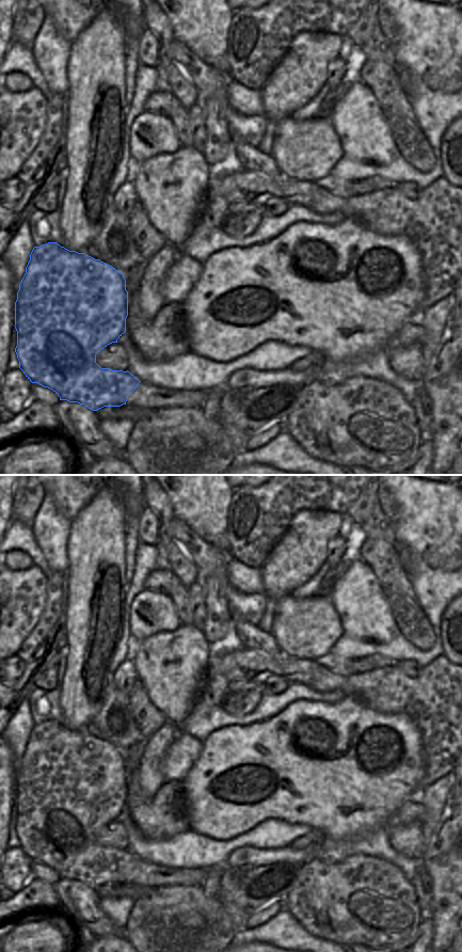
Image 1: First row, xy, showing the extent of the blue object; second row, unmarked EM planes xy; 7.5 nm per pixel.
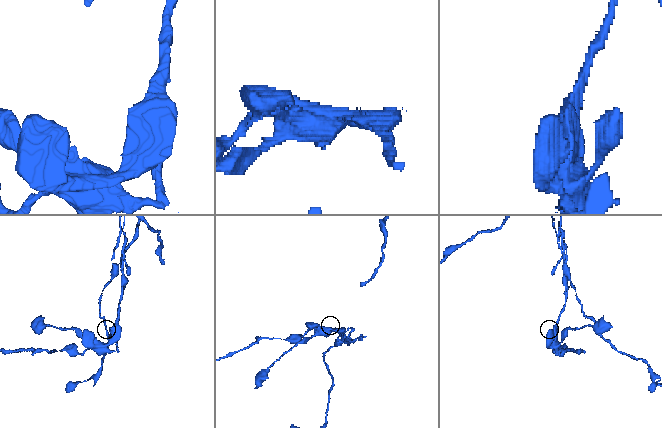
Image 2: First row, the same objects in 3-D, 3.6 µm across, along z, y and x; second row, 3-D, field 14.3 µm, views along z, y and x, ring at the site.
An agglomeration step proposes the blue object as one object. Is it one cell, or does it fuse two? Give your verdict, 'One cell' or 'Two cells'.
Two cells.

